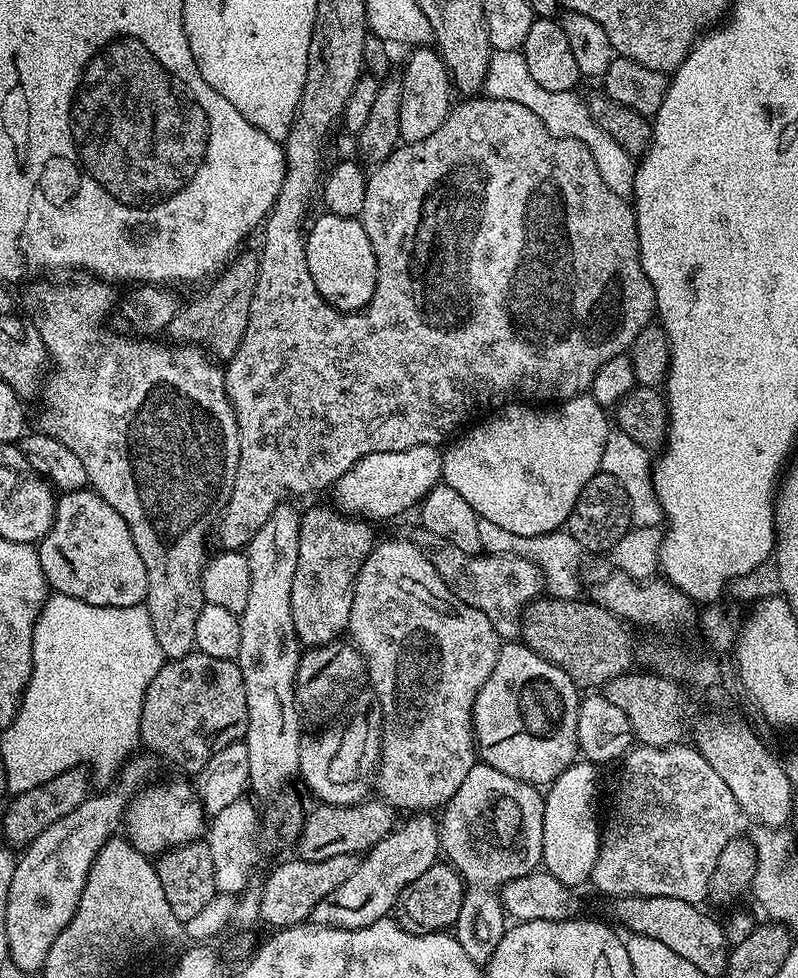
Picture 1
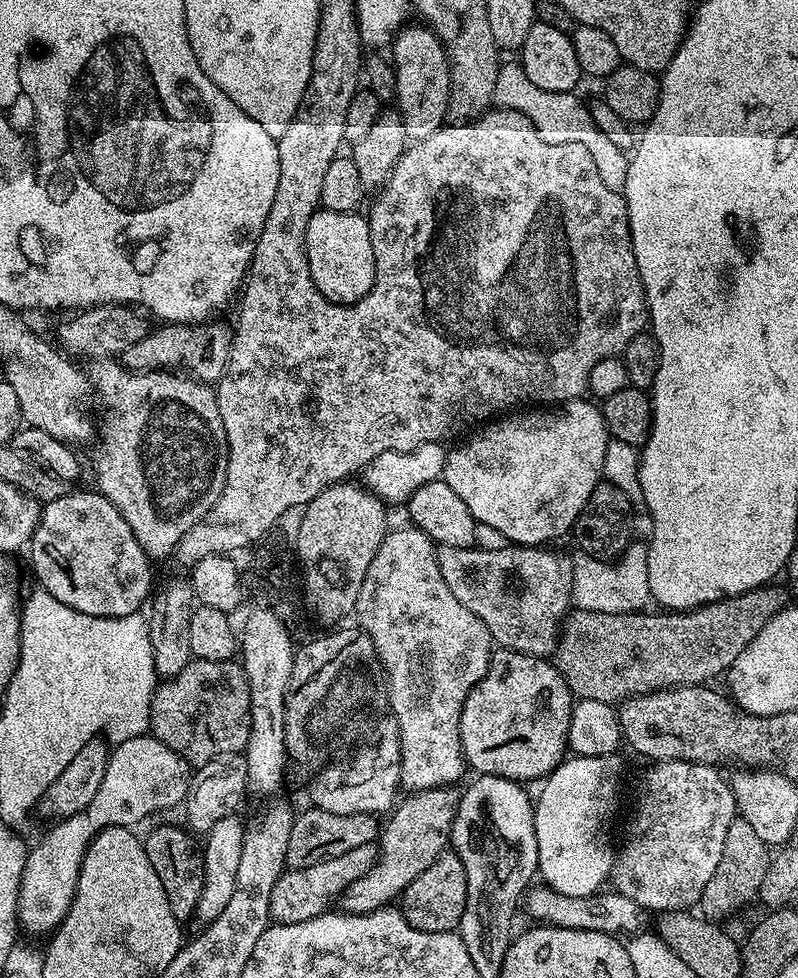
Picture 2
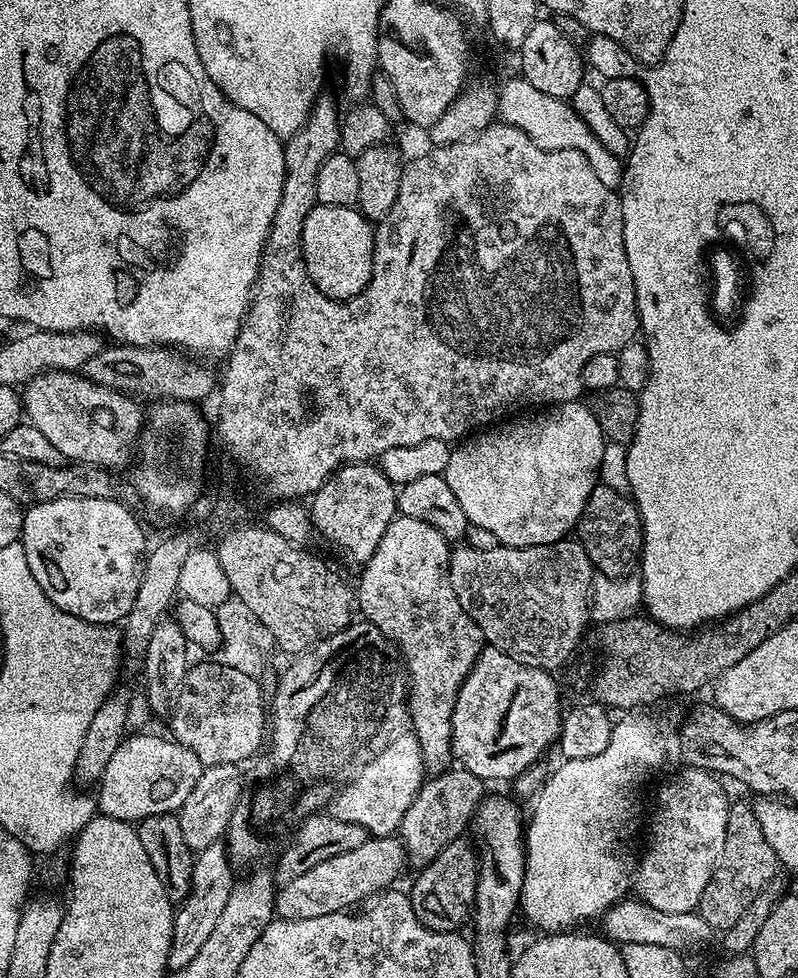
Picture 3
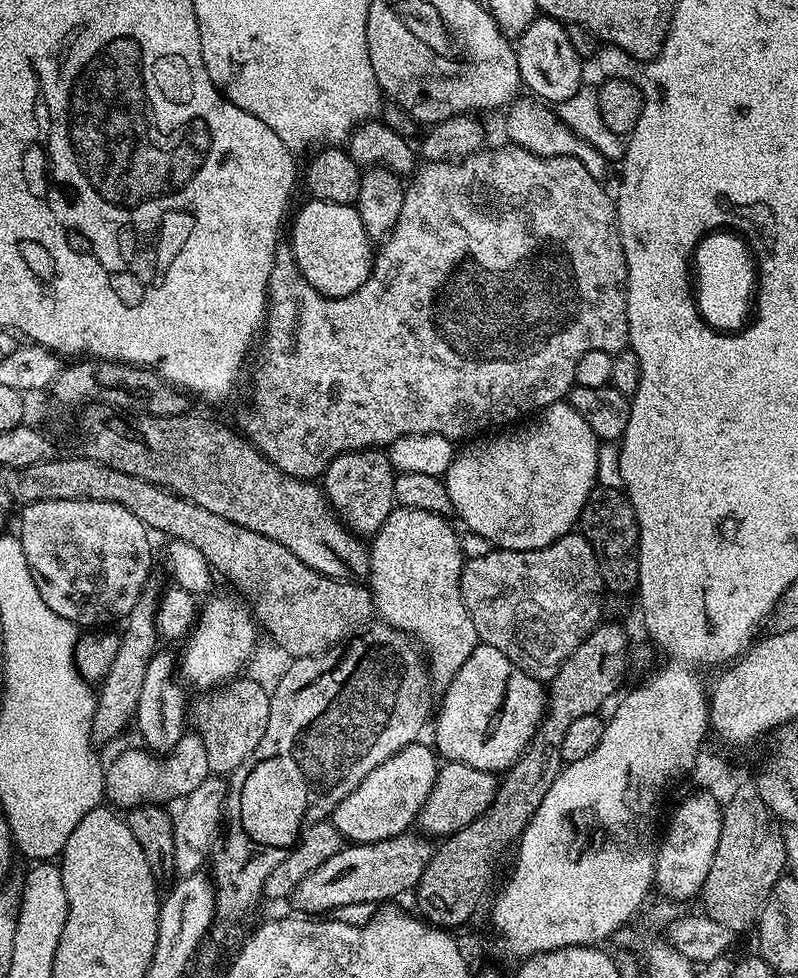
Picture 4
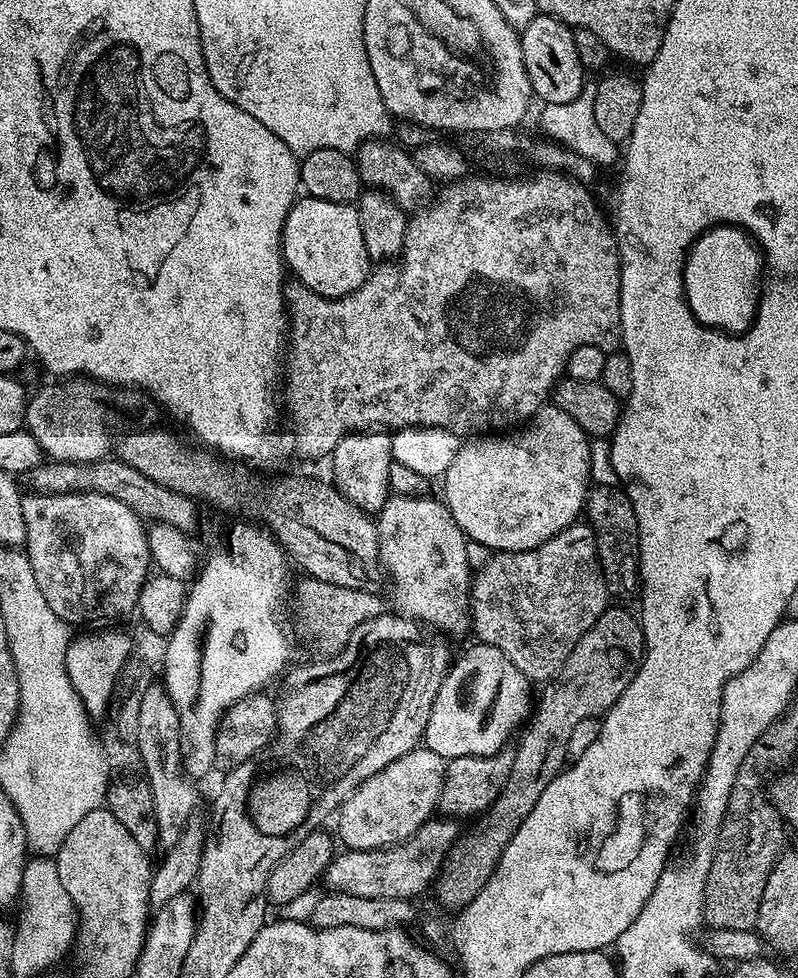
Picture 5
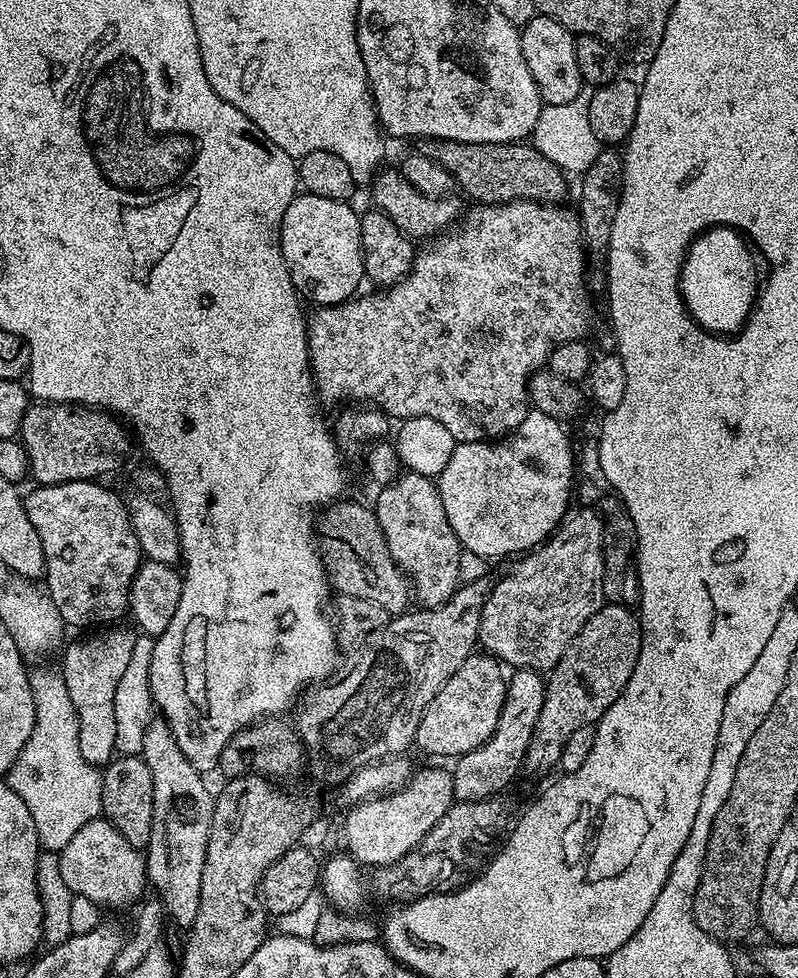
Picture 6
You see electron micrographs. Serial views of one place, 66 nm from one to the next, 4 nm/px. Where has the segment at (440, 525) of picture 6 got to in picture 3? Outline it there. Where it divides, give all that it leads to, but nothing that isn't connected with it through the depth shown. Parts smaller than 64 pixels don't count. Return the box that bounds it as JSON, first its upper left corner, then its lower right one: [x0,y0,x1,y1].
[358,515,486,765]

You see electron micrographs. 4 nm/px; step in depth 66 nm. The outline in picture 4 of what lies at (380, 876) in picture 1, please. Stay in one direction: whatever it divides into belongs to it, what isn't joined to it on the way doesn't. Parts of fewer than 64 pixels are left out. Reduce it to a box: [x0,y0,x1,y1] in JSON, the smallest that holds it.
[419,763,498,838]

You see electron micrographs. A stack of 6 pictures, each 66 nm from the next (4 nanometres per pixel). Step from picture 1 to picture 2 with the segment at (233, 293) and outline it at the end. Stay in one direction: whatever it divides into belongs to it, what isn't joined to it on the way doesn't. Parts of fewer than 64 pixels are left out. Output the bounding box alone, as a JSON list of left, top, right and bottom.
[122,322,233,385]

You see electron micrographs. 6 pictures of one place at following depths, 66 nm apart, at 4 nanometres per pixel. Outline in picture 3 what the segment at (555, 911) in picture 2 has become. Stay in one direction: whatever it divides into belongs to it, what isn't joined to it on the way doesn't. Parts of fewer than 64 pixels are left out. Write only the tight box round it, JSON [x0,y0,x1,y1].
[599,898,714,954]

